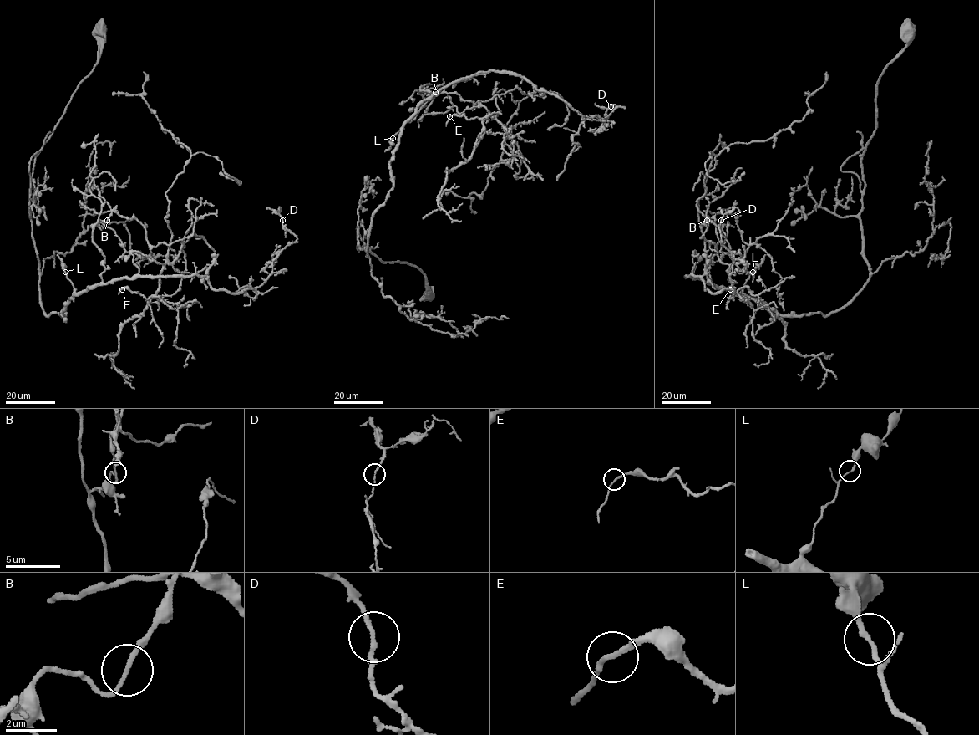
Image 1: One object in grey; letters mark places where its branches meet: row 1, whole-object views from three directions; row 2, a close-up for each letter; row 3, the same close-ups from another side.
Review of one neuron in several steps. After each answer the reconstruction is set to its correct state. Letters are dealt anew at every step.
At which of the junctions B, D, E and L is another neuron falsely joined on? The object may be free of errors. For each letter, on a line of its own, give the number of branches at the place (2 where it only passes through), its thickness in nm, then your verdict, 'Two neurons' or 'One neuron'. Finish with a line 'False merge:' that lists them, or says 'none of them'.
B: Branches: 2. Thickness 160 nm. Two neurons
D: Branches: 2. Thickness 150 nm. One neuron
E: Branches: 2. Thickness 160 nm. One neuron
L: Branches: 2. Thickness 170 nm. One neuron
False merge: B

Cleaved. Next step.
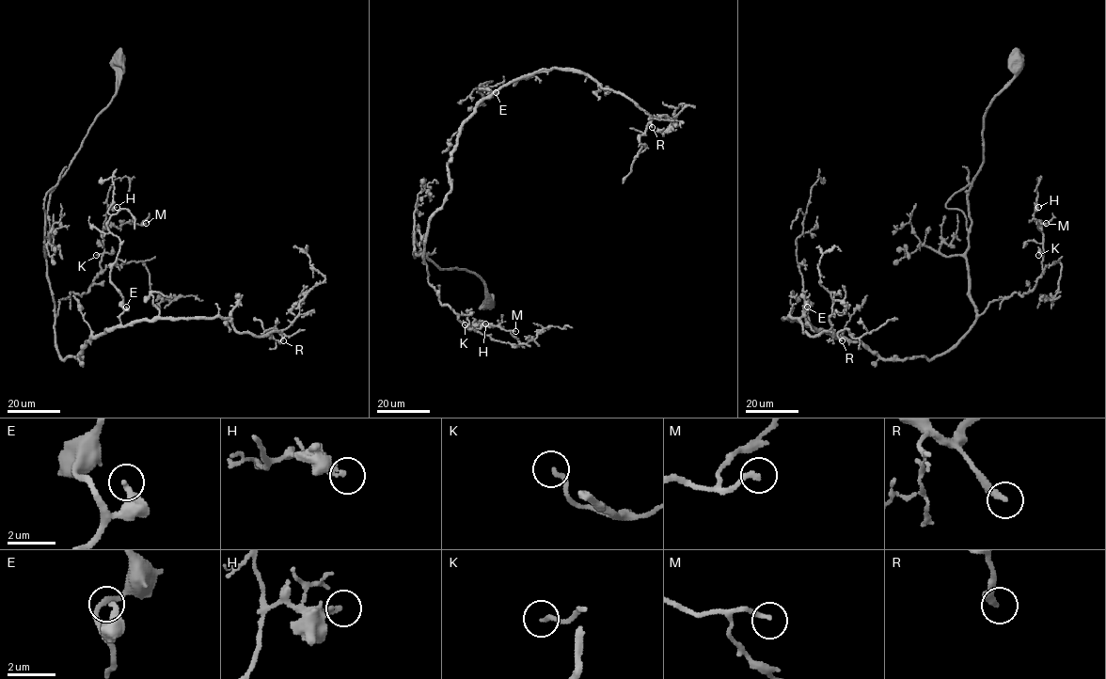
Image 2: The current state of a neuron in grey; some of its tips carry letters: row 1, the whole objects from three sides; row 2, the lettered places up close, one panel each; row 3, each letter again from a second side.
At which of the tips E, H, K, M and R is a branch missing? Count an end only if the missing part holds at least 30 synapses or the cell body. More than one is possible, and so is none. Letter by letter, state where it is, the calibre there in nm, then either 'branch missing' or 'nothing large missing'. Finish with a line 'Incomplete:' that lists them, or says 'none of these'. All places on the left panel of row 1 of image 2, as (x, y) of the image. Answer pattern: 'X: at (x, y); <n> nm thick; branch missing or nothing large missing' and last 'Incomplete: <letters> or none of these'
E: at (126, 307); 320 nm thick; nothing large missing
H: at (117, 207); 200 nm thick; nothing large missing
K: at (96, 255); 170 nm thick; nothing large missing
M: at (146, 223); 200 nm thick; nothing large missing
R: at (283, 340); 240 nm thick; branch missing
Incomplete: R

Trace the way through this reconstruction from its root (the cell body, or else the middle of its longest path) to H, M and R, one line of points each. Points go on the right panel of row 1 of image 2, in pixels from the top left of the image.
H: (1016, 58), (985, 115), (968, 193), (979, 315), (1042, 273), (1038, 207)
M: (1016, 58), (985, 115), (968, 193), (979, 315), (1033, 290), (1046, 223)
R: (1016, 58), (985, 115), (968, 193), (974, 324), (930, 359), (886, 360), (782, 318), (842, 340)

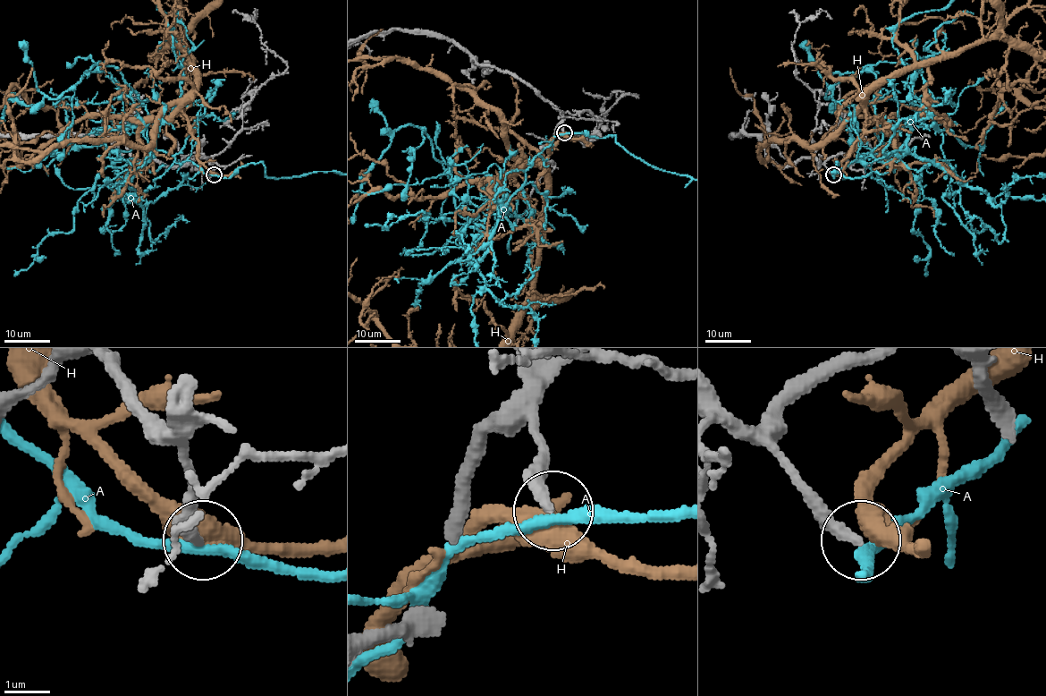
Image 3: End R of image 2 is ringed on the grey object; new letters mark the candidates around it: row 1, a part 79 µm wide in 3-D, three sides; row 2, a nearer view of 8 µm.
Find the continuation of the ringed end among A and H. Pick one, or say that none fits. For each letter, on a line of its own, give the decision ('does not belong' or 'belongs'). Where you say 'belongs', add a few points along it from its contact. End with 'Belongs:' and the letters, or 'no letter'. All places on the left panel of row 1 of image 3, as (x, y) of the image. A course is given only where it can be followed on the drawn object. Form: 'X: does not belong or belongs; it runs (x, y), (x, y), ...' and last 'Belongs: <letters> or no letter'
A: does not belong
H: does not belong
Belongs: no letter

